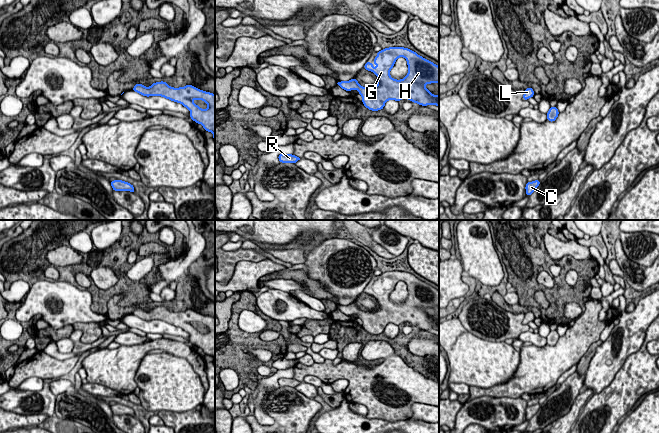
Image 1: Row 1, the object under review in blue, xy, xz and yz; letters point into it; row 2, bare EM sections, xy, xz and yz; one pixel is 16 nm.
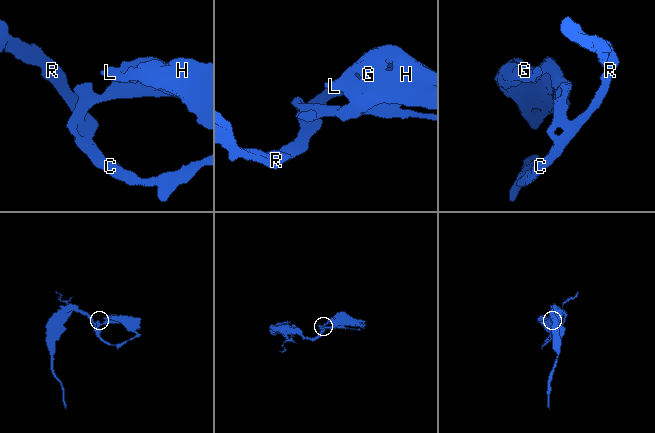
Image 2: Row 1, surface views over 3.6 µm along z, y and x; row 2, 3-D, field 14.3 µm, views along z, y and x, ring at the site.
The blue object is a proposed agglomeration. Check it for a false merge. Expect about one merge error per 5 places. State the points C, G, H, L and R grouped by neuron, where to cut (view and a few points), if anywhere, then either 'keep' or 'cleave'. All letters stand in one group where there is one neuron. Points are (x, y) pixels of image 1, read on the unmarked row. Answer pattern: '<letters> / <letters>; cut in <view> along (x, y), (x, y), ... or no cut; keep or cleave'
C G H L R; no cut; keep

